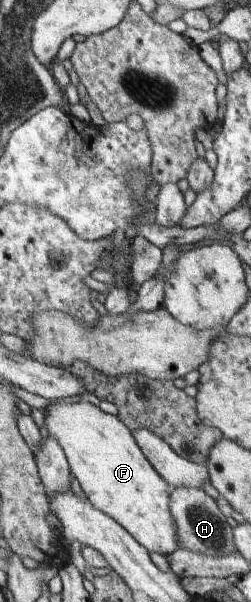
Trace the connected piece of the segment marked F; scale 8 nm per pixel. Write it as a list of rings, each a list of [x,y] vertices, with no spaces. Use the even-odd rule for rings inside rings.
[[[82,399],[74,404],[52,403],[44,410],[47,434],[55,437],[64,450],[69,470],[80,482],[82,490],[90,503],[114,518],[144,549],[151,553],[170,555],[180,547],[177,525],[170,511],[170,498],[174,488],[157,474],[150,465],[139,445],[132,437],[131,431],[116,416],[102,412],[98,406]]]

